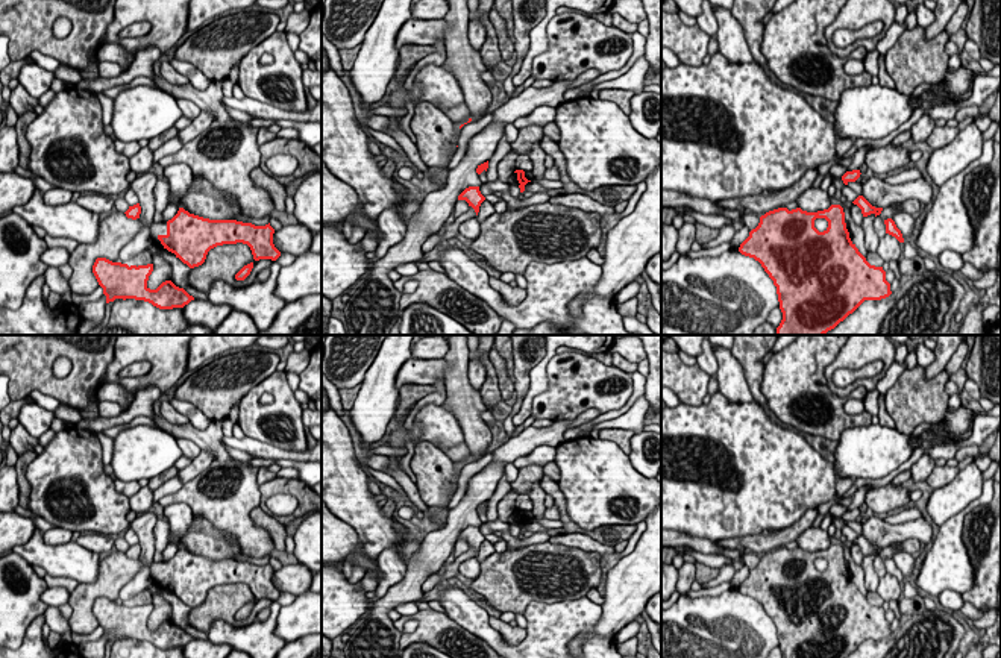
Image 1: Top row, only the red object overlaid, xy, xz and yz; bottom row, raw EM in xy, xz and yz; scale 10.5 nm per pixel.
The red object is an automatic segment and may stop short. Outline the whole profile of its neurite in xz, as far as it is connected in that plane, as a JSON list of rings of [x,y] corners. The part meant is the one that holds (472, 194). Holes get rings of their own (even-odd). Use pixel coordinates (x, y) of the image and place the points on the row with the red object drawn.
[[[469,186],[458,196],[458,200],[466,200],[478,215],[479,206],[485,200],[485,197],[481,194],[479,186]]]

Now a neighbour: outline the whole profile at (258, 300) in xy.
[[[273,261],[268,268],[270,276],[265,282],[255,280],[249,287],[235,288],[224,280],[215,280],[206,296],[214,305],[229,305],[232,311],[246,312],[258,331],[265,331],[285,306],[285,302],[275,294],[281,265]]]

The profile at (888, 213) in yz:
[[[892,206],[883,208],[881,214],[875,217],[874,229],[875,229],[877,235],[878,235],[878,238],[883,238],[886,235],[884,221],[887,218],[892,218],[892,217],[893,217],[893,208]]]

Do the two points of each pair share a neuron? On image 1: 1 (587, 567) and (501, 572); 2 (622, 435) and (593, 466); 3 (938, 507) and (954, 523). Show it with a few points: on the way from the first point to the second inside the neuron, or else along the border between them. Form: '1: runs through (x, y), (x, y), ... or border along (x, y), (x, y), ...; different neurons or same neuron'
1: runs through (566, 564), (522, 564); same neuron
2: border along (599, 437), (611, 440), (627, 455); different neurons
3: border along (977, 496), (939, 526); different neurons

